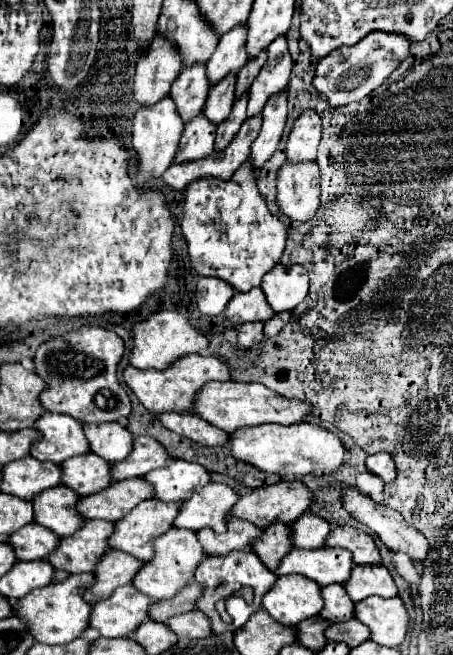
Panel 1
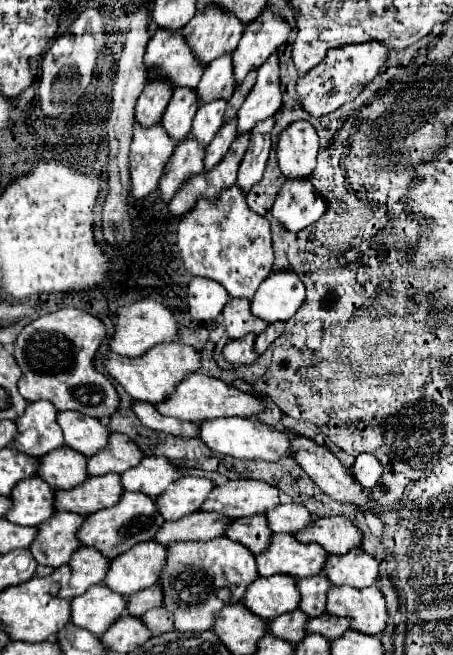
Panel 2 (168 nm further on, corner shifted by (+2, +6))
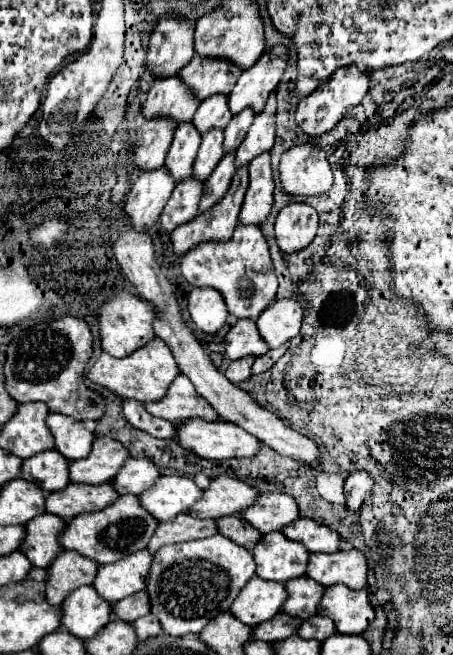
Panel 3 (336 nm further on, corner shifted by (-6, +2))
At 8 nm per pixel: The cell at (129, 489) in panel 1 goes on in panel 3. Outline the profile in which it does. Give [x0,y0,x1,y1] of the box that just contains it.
[48,480,120,520]

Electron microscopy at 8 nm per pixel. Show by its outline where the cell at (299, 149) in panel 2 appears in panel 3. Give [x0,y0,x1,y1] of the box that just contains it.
[280,142,332,196]

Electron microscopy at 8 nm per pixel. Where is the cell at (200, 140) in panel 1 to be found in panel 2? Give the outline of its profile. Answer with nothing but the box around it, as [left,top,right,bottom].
[160,136,204,204]

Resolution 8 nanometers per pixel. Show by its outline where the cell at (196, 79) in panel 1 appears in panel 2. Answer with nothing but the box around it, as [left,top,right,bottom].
[162,88,198,144]

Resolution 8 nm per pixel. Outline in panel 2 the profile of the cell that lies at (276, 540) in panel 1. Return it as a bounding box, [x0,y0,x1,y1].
[226,514,272,554]

